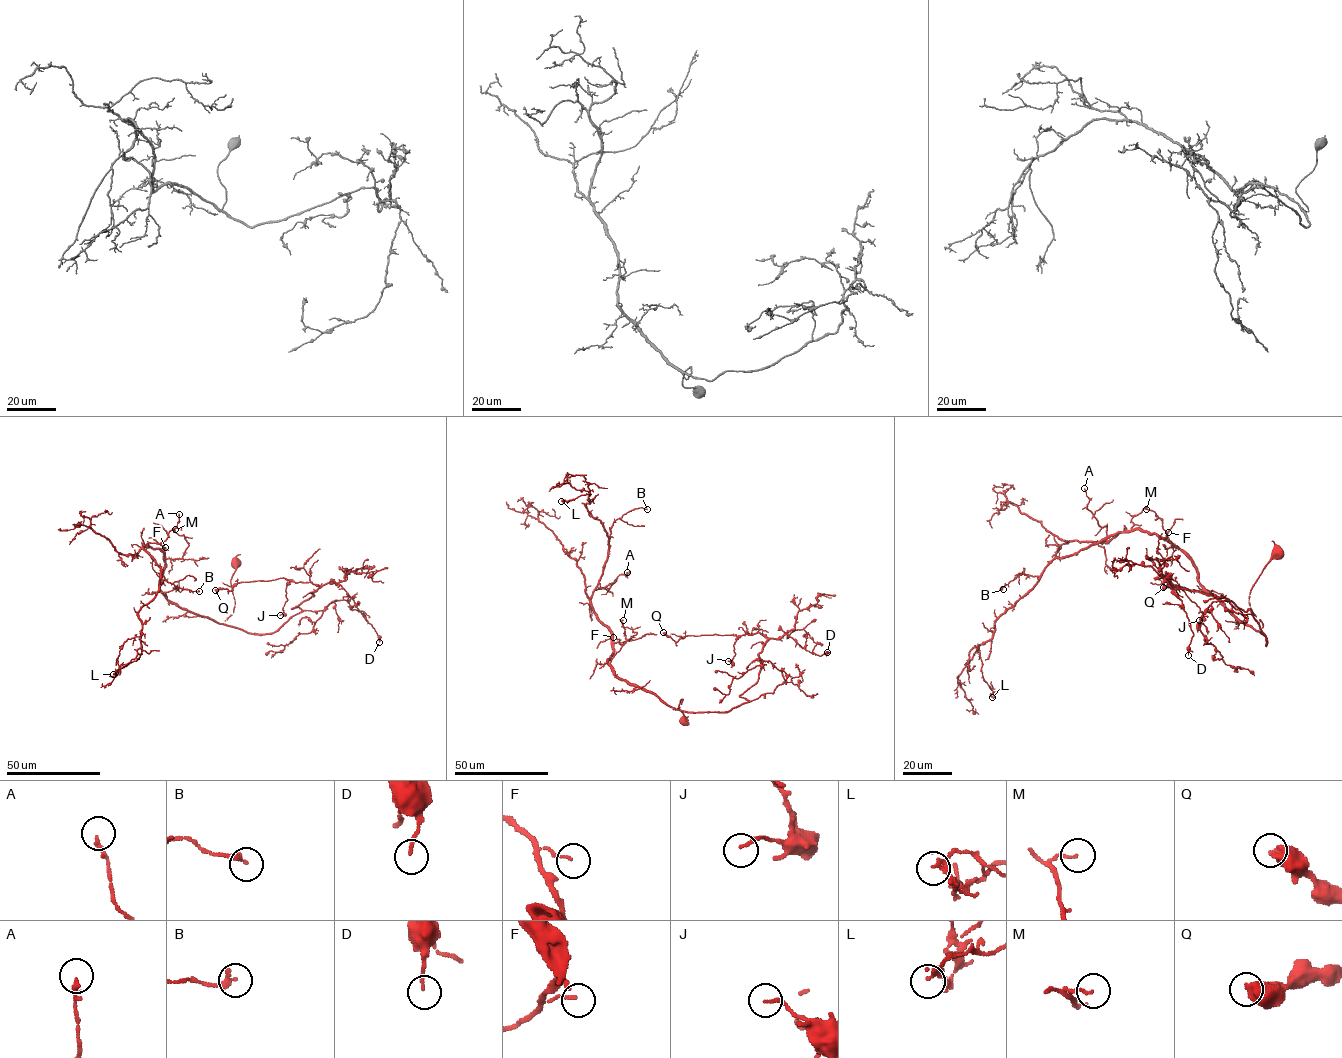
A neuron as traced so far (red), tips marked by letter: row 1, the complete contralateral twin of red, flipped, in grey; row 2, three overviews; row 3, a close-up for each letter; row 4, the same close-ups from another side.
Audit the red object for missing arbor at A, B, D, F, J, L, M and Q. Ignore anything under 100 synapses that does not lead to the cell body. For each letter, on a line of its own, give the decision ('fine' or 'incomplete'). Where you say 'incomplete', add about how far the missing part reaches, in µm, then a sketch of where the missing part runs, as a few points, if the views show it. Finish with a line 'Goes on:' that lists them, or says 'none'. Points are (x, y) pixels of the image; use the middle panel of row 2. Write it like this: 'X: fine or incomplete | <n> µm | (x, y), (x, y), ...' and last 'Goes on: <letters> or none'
A: fine
B: fine
D: fine
F: fine
J: fine
L: fine
M: fine
Q: fine
Goes on: none

